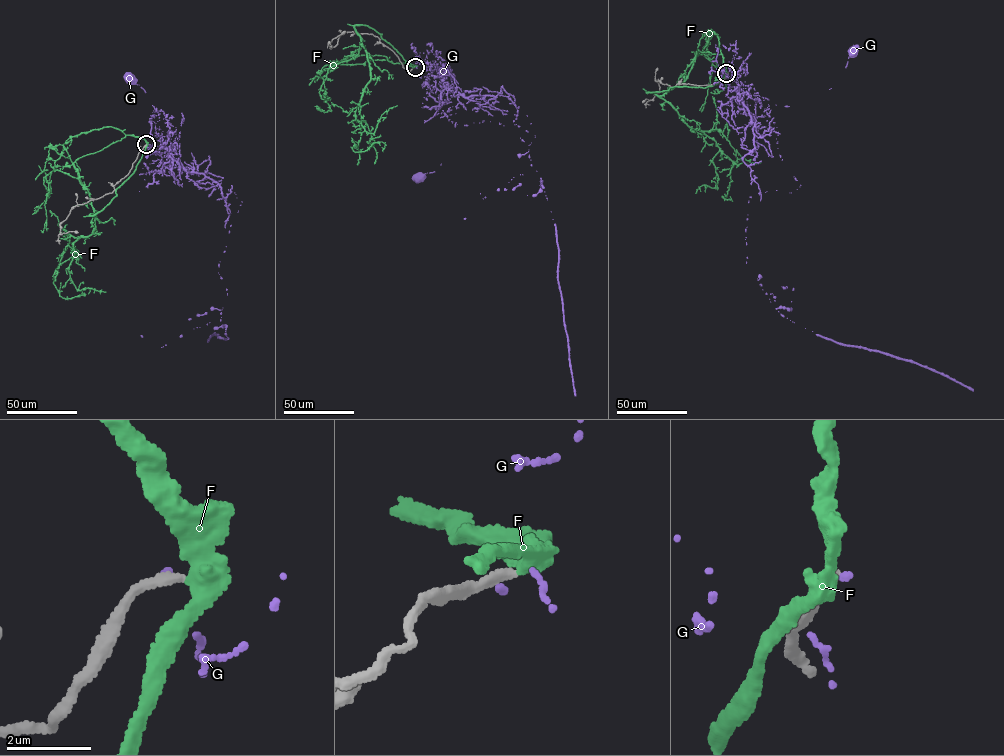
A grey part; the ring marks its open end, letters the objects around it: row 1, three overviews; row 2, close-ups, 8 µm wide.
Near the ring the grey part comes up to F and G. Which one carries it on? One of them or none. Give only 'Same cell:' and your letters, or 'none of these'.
Same cell: none of these

